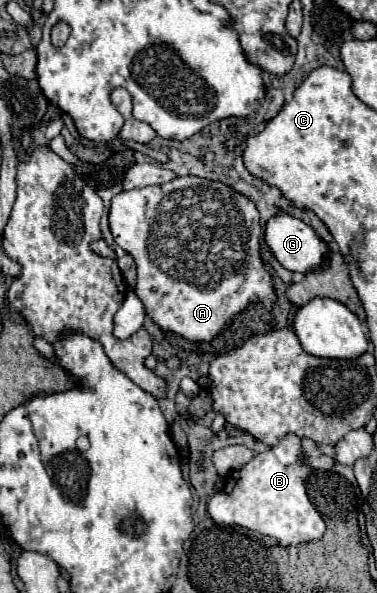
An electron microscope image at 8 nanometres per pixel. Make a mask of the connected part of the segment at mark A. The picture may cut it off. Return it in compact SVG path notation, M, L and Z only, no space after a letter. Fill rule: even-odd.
M175 177L161 187L121 191L111 199L109 229L137 265L135 293L143 301L147 315L165 331L173 331L189 341L211 341L223 331L235 313L243 311L255 297L275 299L273 281L261 263L261 225L255 205L231 187L201 177Z

